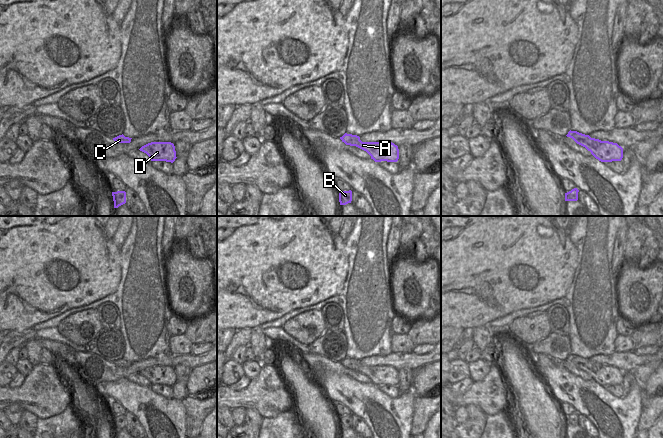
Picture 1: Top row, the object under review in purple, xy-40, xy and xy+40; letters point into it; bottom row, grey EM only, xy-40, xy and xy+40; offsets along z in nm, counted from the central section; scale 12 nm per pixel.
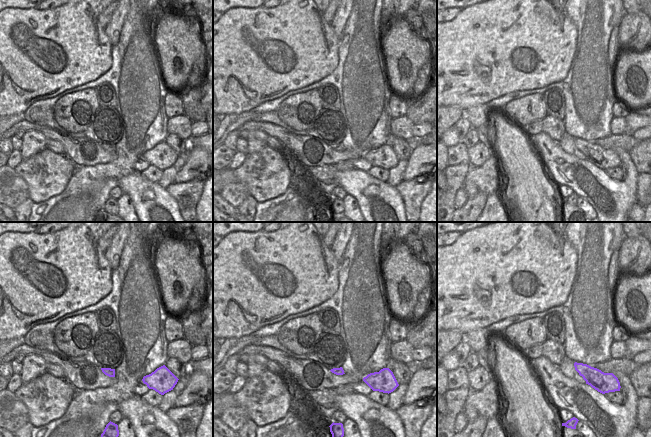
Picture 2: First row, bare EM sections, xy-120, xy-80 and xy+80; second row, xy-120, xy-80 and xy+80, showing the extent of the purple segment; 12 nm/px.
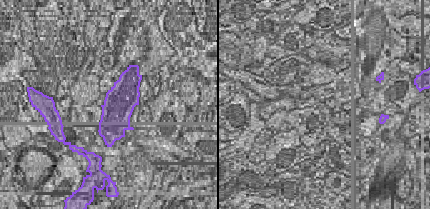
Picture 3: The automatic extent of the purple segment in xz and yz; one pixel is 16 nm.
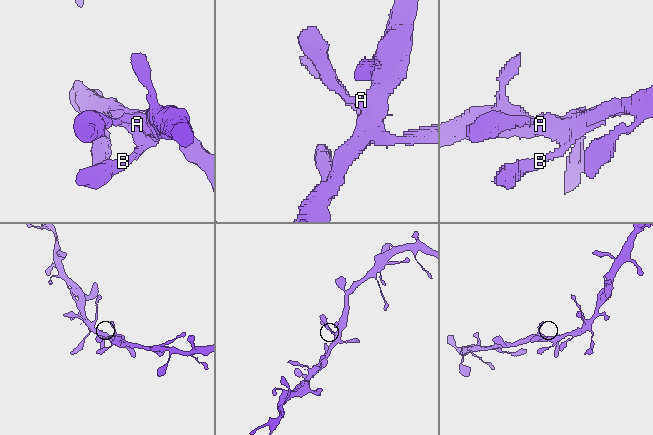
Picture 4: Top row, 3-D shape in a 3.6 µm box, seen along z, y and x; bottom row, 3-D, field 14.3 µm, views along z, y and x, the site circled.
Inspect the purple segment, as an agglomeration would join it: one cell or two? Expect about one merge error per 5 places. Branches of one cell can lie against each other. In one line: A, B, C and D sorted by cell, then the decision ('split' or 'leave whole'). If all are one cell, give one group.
A B C D | leave whole

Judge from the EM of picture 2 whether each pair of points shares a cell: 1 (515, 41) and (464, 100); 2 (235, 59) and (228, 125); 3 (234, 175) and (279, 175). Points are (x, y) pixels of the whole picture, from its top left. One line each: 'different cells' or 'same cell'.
1: same cell
2: different cells
3: same cell

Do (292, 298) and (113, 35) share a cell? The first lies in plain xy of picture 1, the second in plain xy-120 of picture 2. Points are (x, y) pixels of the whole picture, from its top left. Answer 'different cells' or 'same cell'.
different cells

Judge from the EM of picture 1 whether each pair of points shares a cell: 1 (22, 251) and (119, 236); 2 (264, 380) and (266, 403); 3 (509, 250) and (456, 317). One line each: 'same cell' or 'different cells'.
1: different cells
2: same cell
3: same cell

